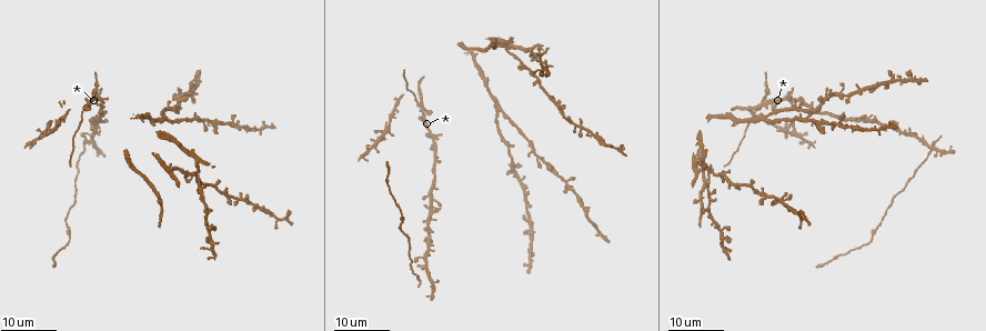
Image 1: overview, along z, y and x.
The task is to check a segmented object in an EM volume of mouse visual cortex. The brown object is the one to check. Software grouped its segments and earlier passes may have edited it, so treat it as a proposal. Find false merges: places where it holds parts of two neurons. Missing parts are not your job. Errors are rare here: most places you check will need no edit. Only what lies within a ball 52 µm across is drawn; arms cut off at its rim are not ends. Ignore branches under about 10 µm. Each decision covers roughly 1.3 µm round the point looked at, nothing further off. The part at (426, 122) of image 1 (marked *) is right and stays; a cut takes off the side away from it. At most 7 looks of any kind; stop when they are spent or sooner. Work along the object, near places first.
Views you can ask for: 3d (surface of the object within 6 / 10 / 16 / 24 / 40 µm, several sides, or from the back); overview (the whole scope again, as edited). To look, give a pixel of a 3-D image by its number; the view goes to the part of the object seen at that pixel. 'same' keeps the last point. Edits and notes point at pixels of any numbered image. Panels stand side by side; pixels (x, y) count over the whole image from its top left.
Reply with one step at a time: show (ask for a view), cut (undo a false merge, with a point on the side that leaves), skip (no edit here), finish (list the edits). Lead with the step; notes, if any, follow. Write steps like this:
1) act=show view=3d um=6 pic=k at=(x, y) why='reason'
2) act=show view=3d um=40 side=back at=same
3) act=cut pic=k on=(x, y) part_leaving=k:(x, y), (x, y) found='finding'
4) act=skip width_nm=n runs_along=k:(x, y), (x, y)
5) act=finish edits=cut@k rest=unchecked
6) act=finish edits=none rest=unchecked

act=show view=3d um=24 pic=1 at=(763, 116) why='four or more arms meet'

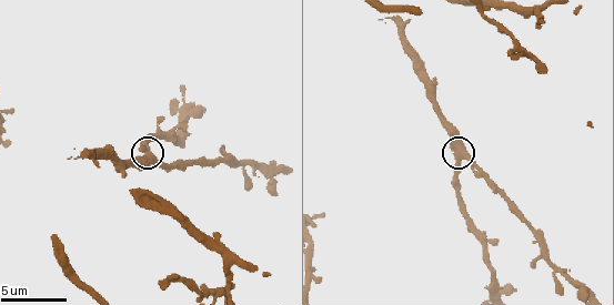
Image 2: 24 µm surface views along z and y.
act=show view=3d um=6 pic=2 at=(463, 158)

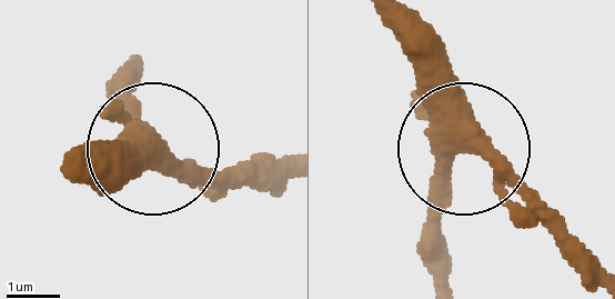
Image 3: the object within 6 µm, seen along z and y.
act=skip side_arm_um=33 found='continuous, no second neuron'

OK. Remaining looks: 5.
act=show view=3d um=16 pic=1 at=(71, 236) why='three-way junction'

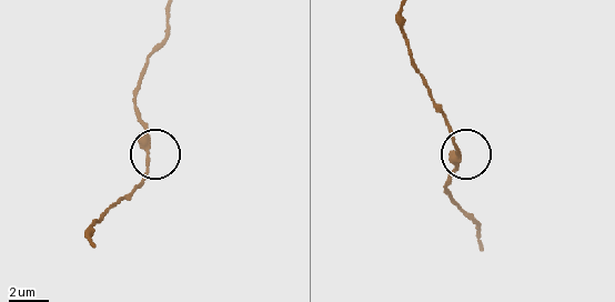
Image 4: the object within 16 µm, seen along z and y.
act=show view=3d um=6 pic=4 at=(147, 151)

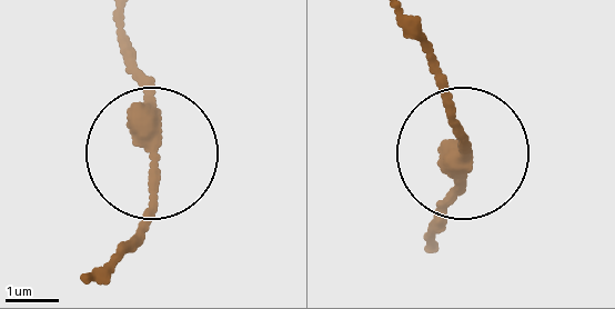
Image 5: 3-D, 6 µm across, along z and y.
act=skip arms=3 runs_along=5:(427, 241), (467, 153), (445, 91) found='continuous, no second neuron'

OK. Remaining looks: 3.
act=show view=3d um=16 pic=2 at=(516, 41) why='three arms meet'

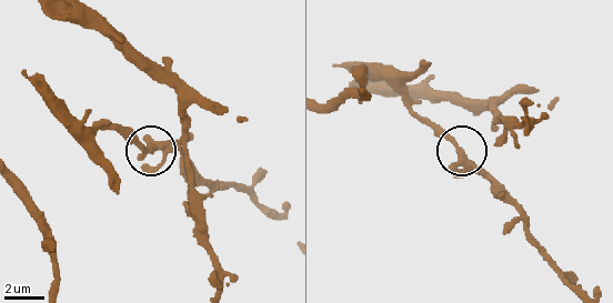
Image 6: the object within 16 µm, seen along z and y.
act=skip arms=3 found='all the same neuron'

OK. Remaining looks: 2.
act=finish edits=none rest=unchecked

